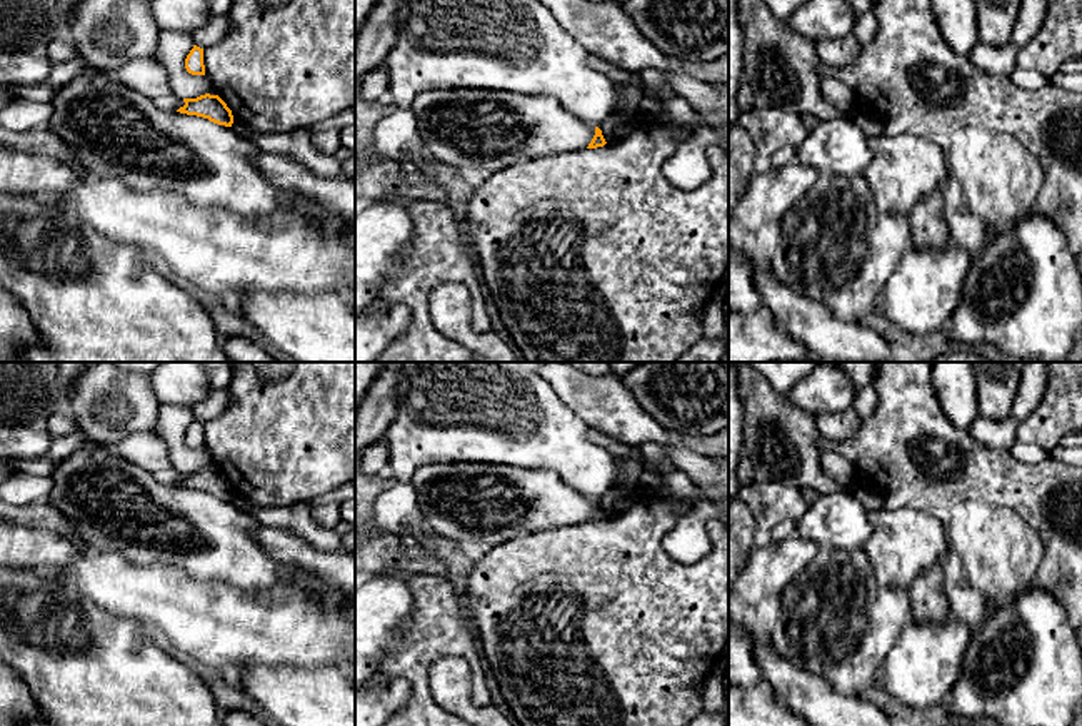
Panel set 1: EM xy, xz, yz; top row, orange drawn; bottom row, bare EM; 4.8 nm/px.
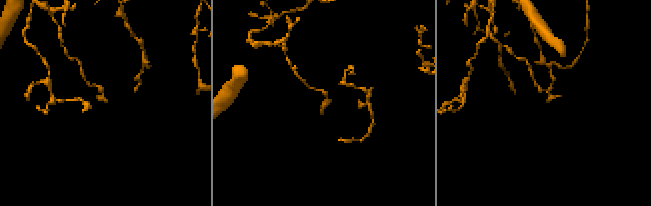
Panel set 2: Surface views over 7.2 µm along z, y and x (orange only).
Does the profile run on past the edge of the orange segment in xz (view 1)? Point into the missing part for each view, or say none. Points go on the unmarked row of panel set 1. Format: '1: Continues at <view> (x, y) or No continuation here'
1: No continuation here

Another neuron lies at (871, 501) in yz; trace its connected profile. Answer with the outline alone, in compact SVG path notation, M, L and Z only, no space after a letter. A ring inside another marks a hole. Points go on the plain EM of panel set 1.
M860 486L854 489L854 494L869 514L884 506L884 499L879 494L875 494L869 486Z

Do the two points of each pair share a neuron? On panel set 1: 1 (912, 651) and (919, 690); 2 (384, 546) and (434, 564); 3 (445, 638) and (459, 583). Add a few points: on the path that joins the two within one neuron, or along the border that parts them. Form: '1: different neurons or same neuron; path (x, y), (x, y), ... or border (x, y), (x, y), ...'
1: same neuron; path (919, 661), (919, 680)
2: same neuron; path (395, 554), (410, 564), (422, 564)
3: different neurons; border (445, 576), (462, 596)

